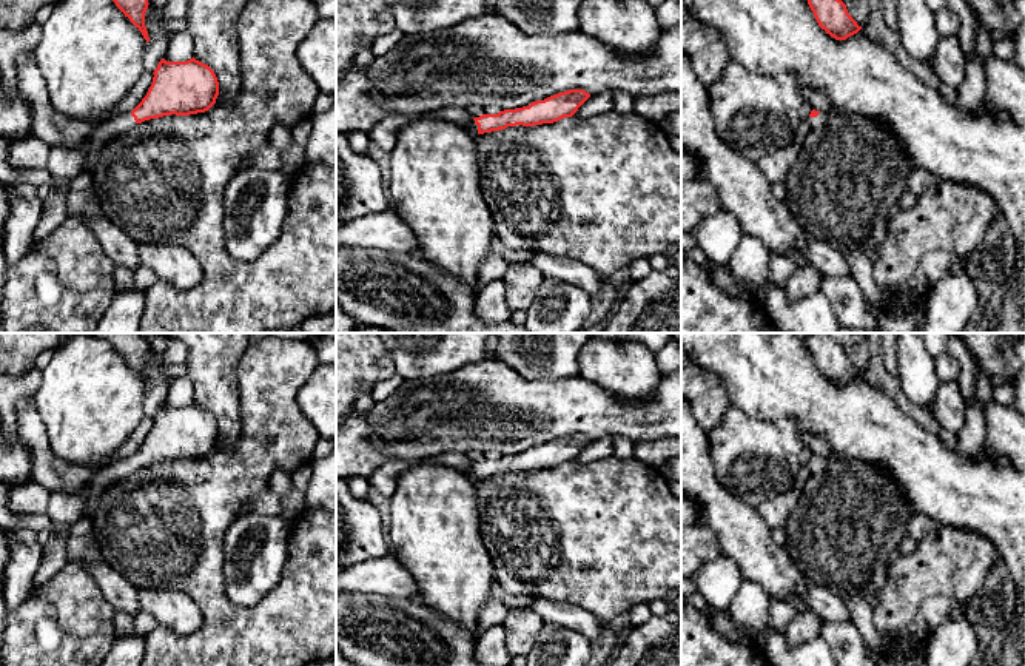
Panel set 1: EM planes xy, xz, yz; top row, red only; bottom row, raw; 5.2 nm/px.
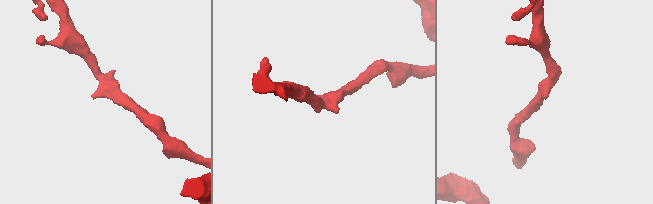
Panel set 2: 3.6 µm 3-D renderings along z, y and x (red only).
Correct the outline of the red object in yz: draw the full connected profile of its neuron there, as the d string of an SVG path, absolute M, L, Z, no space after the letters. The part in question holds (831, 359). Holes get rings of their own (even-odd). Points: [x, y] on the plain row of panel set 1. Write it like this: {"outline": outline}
{"outline": "M809 333L806 345L818 372L835 385L846 385L862 375L829 333Z"}

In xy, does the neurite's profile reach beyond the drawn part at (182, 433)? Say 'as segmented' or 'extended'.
extended

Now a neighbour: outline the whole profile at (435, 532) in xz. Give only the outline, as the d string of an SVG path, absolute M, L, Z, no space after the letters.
M427 461L410 466L390 496L388 540L392 555L416 578L421 603L478 638L478 612L495 586L495 569L481 536L473 479L456 469Z

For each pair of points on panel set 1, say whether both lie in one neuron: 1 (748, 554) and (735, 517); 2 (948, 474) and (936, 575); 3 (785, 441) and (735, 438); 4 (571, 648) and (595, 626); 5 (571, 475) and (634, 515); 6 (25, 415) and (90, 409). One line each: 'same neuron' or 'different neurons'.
1: same neuron
2: different neurons
3: same neuron
4: different neurons
5: same neuron
6: different neurons

